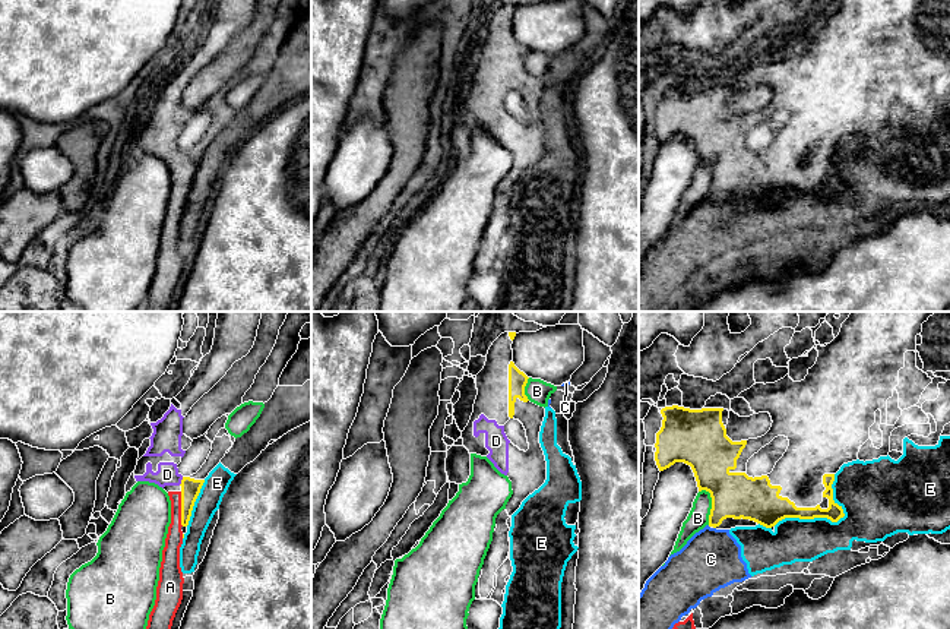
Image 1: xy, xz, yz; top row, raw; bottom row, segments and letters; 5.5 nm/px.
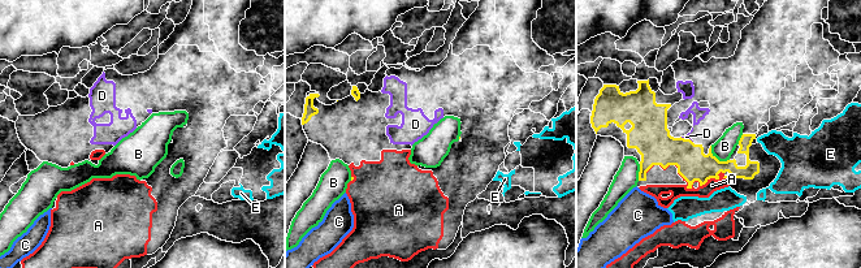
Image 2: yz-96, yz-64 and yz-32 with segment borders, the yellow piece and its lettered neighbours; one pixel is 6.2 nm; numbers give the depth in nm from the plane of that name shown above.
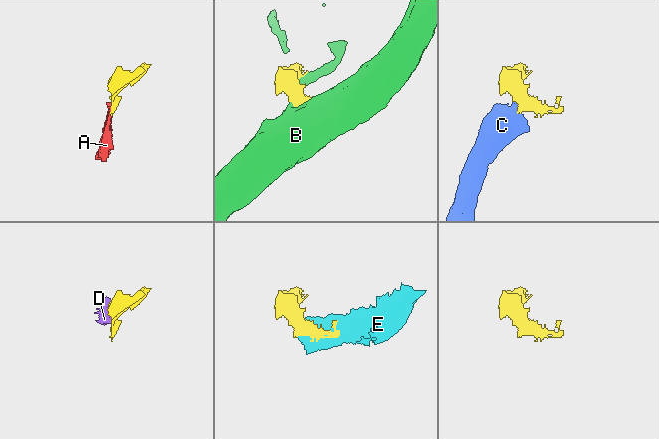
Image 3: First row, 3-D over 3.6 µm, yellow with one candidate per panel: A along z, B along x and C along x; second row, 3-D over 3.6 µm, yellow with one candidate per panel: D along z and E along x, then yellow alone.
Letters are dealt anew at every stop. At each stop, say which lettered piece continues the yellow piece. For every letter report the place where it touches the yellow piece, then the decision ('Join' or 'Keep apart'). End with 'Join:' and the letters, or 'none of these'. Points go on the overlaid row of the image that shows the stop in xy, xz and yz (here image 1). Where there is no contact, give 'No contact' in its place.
A: Touches yellow at xy (181, 509). Join
B: Touches yellow at yz (712, 505). Keep apart
C: No contact. Keep apart
D: Touches yellow at xy (181, 481). Join
E: Touches yellow at yz (829, 518). Keep apart
Join: A, D

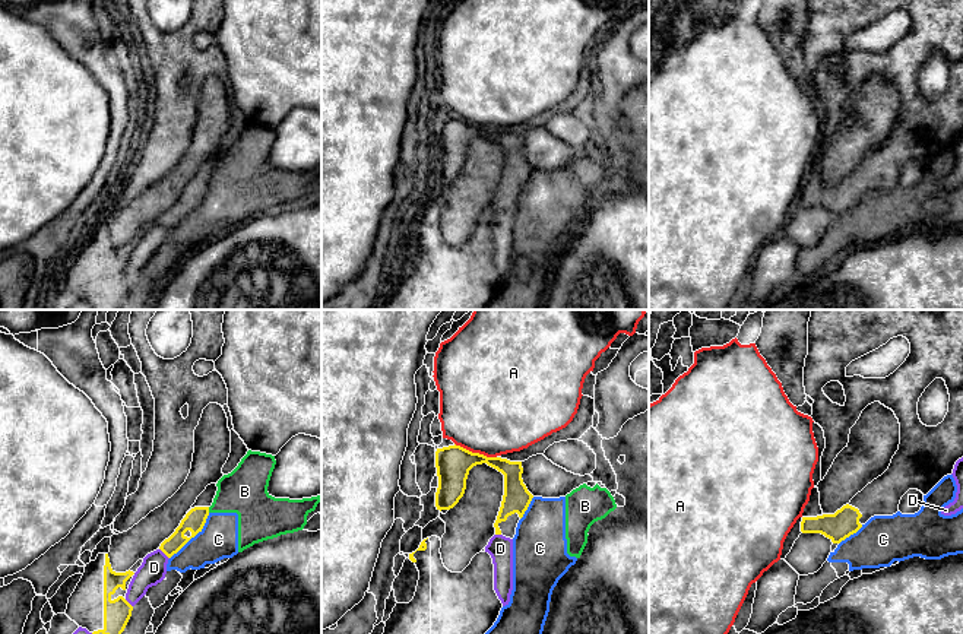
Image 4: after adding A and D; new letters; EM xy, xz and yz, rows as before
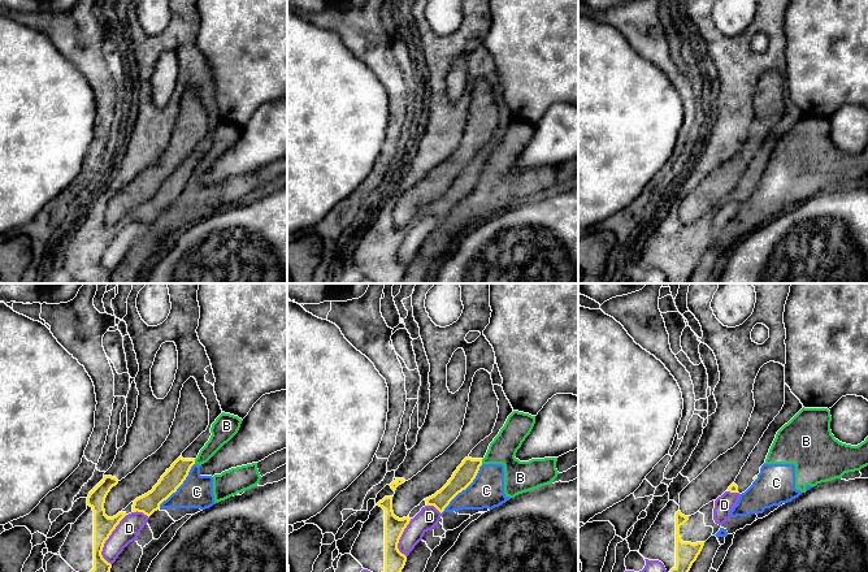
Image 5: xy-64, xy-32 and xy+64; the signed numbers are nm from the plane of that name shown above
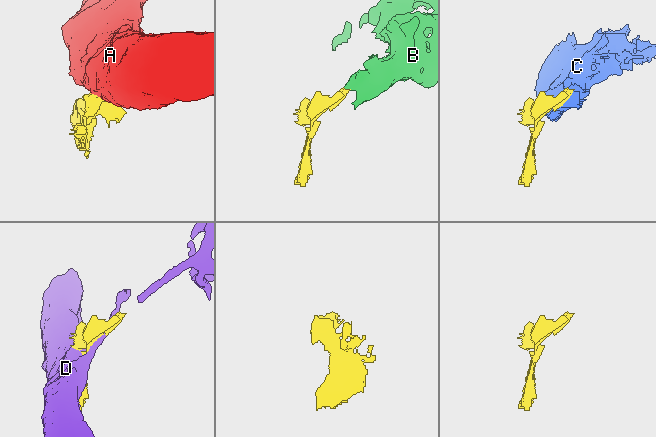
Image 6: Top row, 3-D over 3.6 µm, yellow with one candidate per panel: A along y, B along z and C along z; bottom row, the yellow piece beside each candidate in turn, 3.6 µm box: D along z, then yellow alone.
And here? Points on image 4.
A: Touches yellow at xz (475, 453). Keep apart
B: Touches yellow at xy (208, 510). Keep apart
C: Touches yellow at xy (193, 536). Keep apart
D: Touches yellow at xy (164, 552). Keep apart
Join: none of these

